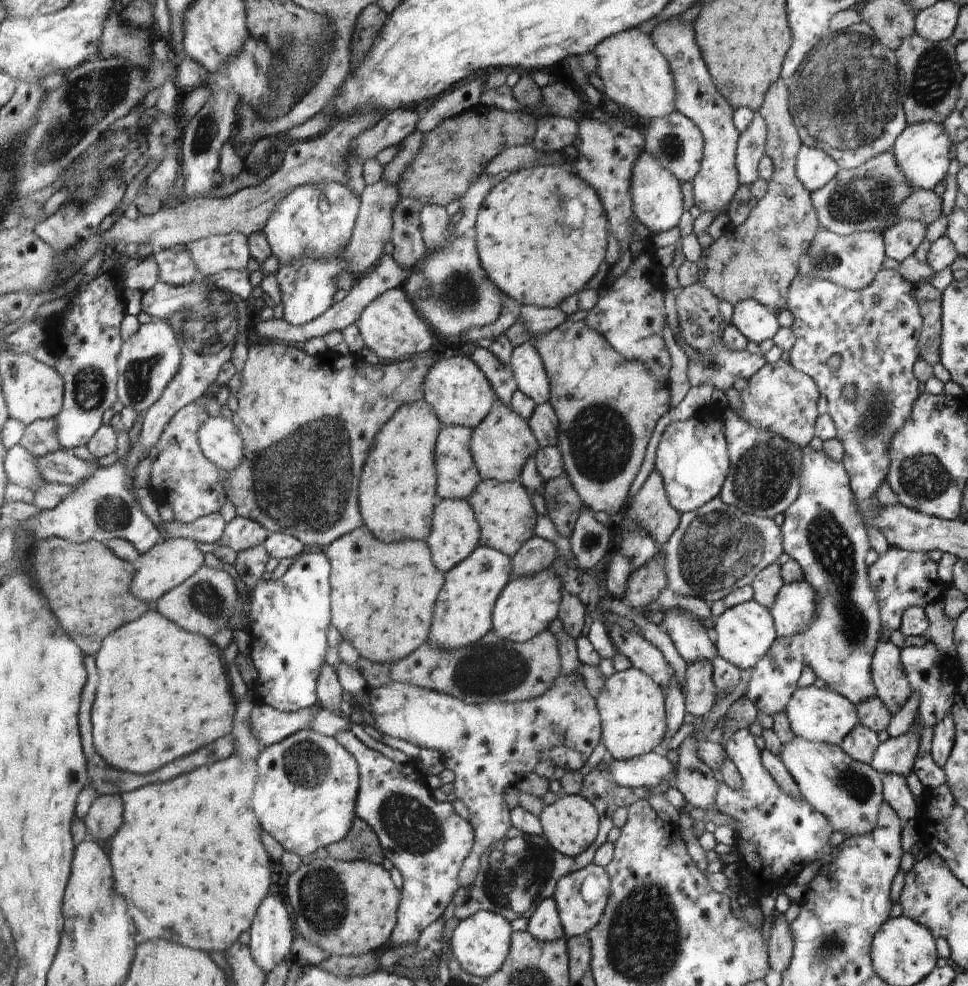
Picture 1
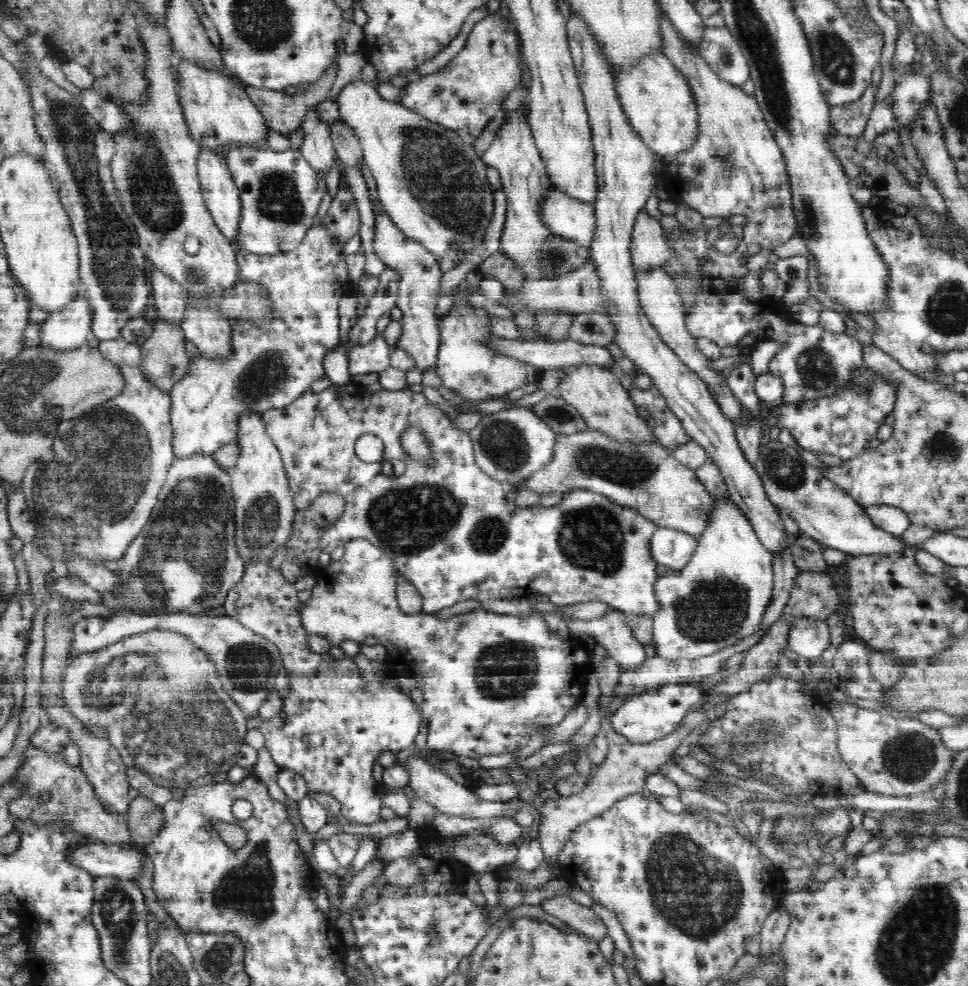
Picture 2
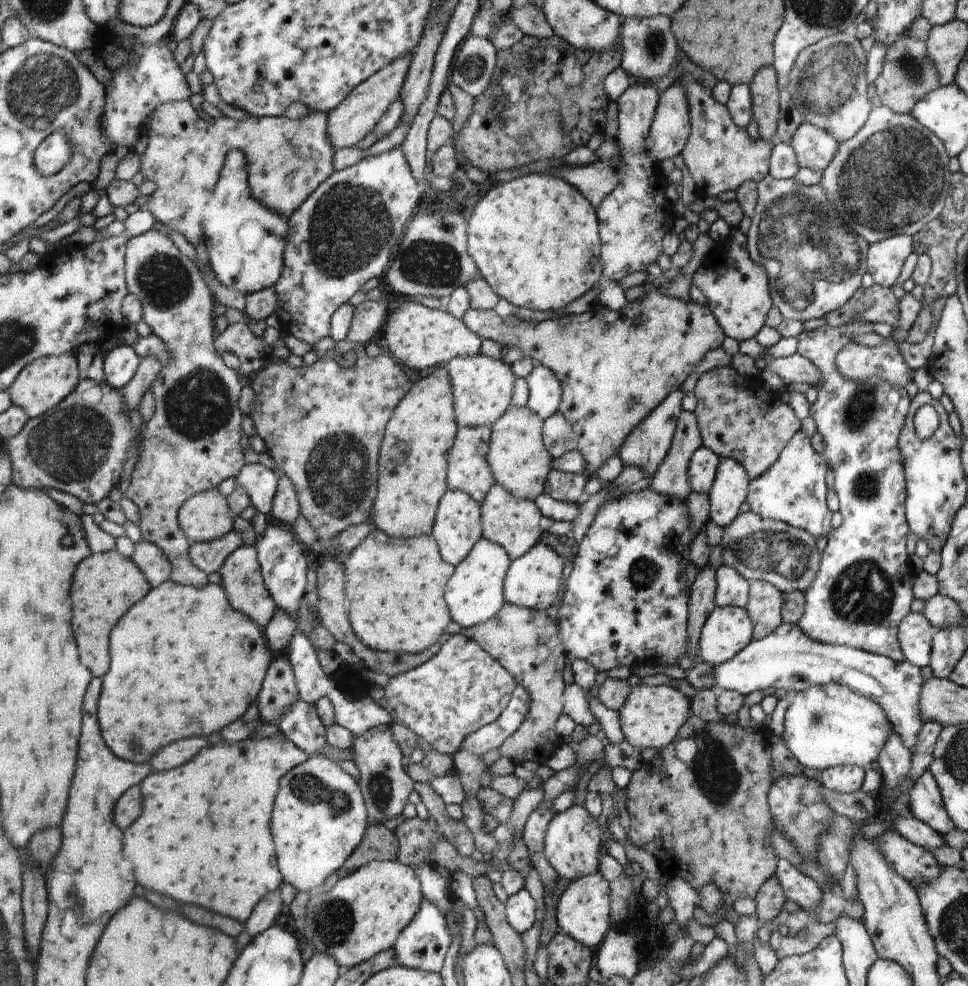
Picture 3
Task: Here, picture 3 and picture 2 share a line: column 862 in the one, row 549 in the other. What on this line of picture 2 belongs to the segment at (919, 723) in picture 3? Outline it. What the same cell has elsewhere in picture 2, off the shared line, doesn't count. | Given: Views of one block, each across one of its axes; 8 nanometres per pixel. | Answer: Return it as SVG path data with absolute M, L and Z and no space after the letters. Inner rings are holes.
M658 528L652 536L650 551L656 564L663 564L670 569L681 569L692 558L697 539L672 528Z

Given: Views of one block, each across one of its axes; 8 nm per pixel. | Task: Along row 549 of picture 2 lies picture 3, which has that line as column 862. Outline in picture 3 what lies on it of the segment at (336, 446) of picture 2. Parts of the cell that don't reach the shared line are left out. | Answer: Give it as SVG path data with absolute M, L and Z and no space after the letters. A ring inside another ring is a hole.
M854 320L845 324L844 326L831 327L830 325L823 325L812 331L801 332L798 338L797 353L800 356L805 356L812 364L816 365L816 368L823 374L822 388L817 388L817 396L811 403L809 411L814 422L816 422L817 431L824 438L826 444L826 458L829 460L830 470L834 472L834 486L833 489L836 492L839 500L839 510L842 516L842 523L839 527L834 528L833 534L828 536L827 545L824 552L821 554L820 570L817 572L817 578L813 580L812 586L805 592L804 601L804 616L798 620L798 628L806 634L806 636L812 637L813 640L822 642L824 644L838 644L846 645L858 650L863 650L872 654L880 656L889 656L890 660L902 662L905 660L904 650L900 648L898 644L898 638L896 638L896 632L898 632L898 624L904 620L904 616L908 616L910 610L910 604L914 600L914 594L912 593L912 582L916 578L915 566L912 566L910 558L908 558L908 552L906 552L906 540L908 540L908 524L906 524L906 518L904 518L904 500L906 500L906 488L904 488L904 462L902 462L902 456L900 456L900 450L898 448L899 434L904 426L906 420L906 414L908 414L908 408L910 406L911 398L904 389L898 388L898 385L890 384L889 380L882 380L878 376L870 378L870 380L850 380L850 377L842 376L840 369L837 367L837 357L840 355L842 348L850 342L854 342L854 338L858 334L868 334L872 331L872 323Z

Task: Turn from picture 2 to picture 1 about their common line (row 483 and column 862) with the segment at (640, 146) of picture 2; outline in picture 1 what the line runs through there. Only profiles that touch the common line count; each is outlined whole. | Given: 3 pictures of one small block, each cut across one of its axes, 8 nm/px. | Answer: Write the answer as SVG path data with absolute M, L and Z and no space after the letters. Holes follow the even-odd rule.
M858 724L841 741L840 746L856 761L870 765L874 752L877 751L880 743L876 732L873 732L872 729L865 728L862 724Z

